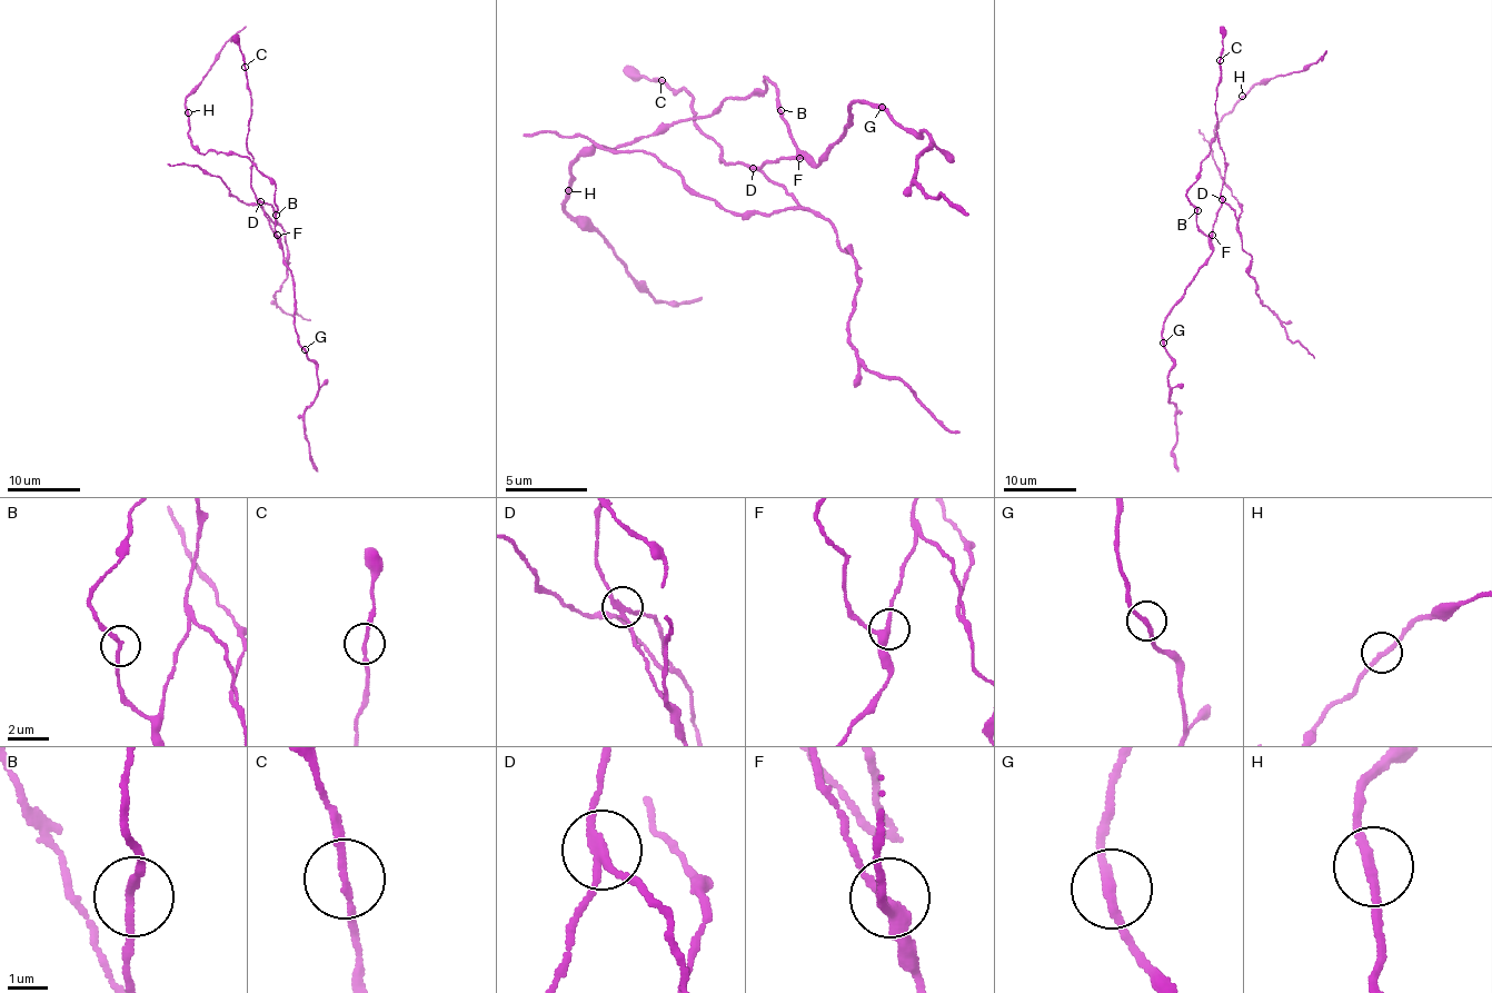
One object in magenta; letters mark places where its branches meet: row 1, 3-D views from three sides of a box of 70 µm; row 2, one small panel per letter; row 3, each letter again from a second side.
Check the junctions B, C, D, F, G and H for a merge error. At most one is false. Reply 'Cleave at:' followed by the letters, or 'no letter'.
Cleave at: D

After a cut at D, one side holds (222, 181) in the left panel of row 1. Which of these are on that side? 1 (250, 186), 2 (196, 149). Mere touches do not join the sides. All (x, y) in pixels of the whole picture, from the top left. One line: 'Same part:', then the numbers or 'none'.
Same part: none

